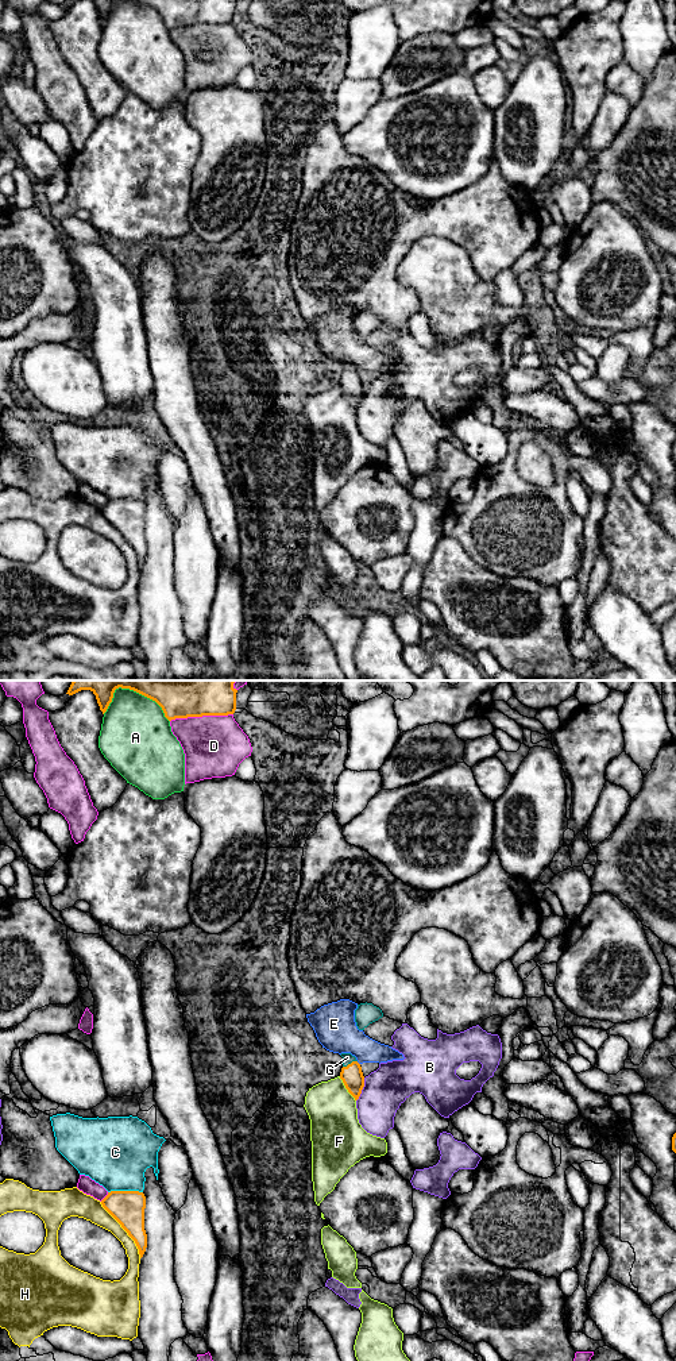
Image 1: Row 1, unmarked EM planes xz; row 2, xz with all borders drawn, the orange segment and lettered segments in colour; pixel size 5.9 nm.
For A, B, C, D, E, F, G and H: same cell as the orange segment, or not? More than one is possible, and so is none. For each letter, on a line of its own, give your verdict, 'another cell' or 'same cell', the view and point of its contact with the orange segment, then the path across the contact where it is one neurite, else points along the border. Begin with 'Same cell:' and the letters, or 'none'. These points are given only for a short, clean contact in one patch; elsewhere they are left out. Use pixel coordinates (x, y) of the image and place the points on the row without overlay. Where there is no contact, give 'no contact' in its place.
Same cell: G
A: another cell | xz (155, 10)
B: another cell | xz (362, 397)
C: another cell | xz (124, 500)
D: another cell | xz (201, 24)
E: another cell | xz (358, 371)
F: another cell | xz (346, 396)
G: same cell | xz (351, 371) | across xz (351, 384), (351, 371), (347, 366)
H: another cell | xz (124, 538)

